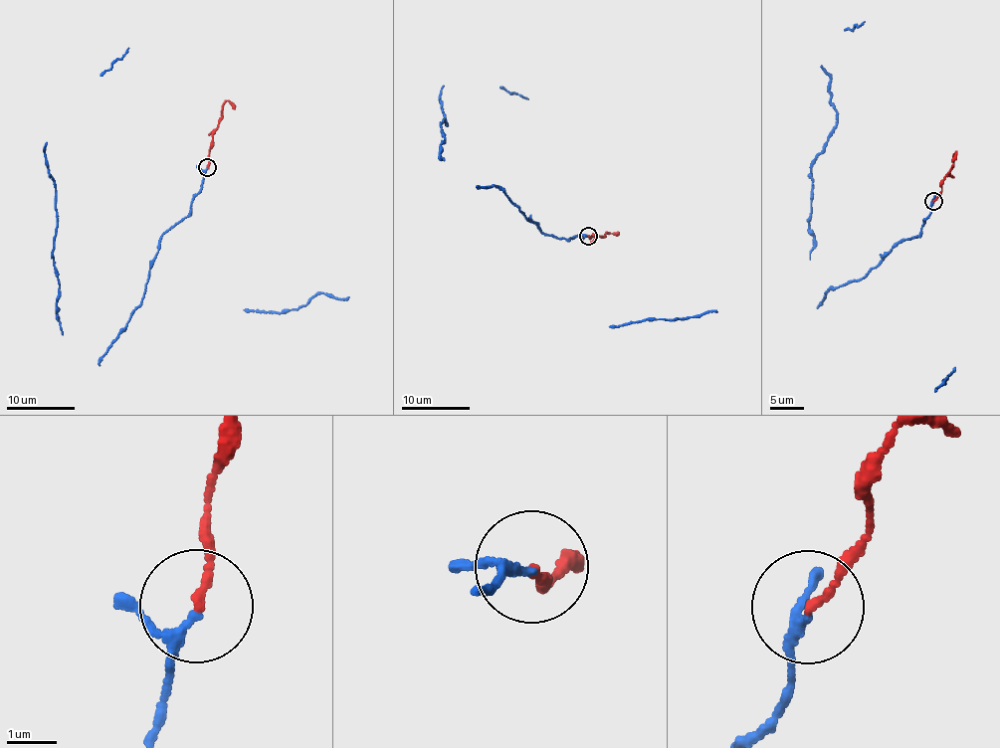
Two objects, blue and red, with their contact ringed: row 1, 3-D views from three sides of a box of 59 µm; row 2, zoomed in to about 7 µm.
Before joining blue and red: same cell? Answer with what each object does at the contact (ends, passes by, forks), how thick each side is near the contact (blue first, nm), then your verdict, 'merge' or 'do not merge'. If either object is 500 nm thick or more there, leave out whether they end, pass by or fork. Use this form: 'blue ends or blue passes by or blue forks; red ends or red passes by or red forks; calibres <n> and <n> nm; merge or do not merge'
blue passes by; red ends; calibres 150 and 140 nm; merge

